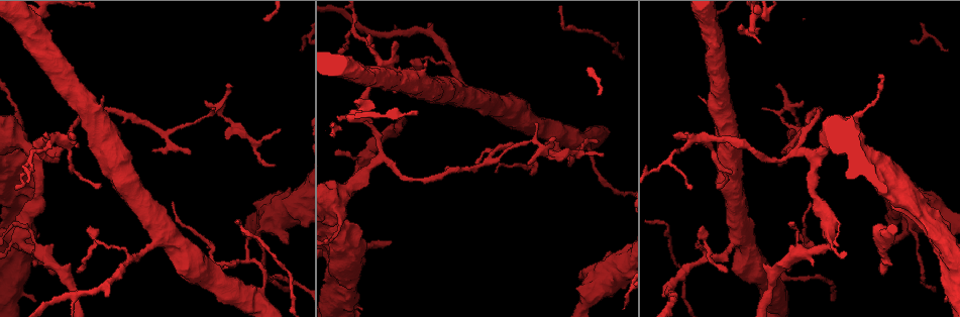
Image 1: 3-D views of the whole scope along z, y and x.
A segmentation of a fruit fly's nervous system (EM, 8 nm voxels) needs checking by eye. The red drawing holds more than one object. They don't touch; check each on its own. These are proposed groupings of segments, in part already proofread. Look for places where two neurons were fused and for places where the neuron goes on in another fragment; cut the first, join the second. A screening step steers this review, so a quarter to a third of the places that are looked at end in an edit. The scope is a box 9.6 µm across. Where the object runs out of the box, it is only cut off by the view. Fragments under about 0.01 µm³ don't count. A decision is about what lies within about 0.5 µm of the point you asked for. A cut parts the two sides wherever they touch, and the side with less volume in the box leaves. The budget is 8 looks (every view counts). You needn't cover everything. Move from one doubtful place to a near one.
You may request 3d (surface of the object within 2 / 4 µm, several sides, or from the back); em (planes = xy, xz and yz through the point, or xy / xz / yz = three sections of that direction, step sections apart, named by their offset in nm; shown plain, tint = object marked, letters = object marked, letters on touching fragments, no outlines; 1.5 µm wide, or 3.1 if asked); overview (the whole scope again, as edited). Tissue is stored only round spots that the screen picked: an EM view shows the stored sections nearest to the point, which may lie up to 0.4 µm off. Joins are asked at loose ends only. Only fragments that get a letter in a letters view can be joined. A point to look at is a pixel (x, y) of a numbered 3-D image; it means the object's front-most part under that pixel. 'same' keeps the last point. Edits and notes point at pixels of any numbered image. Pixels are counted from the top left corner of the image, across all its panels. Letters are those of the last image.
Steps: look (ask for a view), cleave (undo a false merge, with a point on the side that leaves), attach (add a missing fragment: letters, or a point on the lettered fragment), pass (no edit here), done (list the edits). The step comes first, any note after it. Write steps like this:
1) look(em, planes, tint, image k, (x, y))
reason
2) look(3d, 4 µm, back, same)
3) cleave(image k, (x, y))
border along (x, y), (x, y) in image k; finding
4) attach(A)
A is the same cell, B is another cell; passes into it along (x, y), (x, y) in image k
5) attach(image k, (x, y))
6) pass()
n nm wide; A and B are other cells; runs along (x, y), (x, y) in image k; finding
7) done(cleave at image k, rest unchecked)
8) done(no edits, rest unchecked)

look(3d, 4 µm, image 1, (570, 157))
tapers out

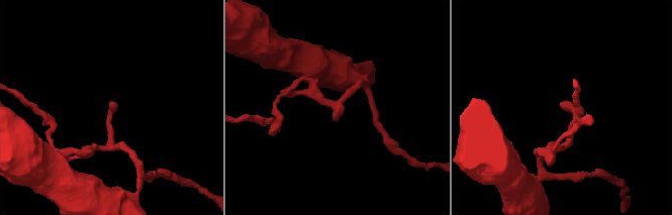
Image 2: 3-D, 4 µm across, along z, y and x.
look(em, planes, letters, image 2, (560, 105))
now the EM

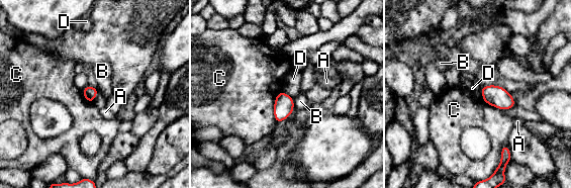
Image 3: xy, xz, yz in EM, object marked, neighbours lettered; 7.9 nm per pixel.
pass()
A, B, C and D are other cells; border along (480, 86), (483, 100) in image 3; none of them fits

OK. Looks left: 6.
look(3d, 4 µm, back, image 1, (391, 243))
an open end

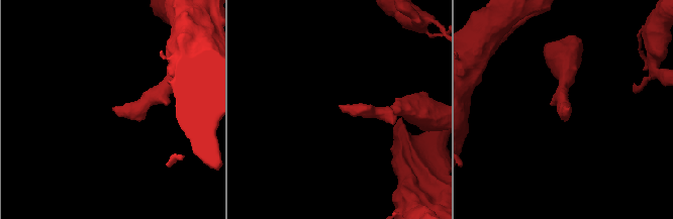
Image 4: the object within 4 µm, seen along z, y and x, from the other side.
look(em, xy, step 4, tint, image 4, (340, 107))

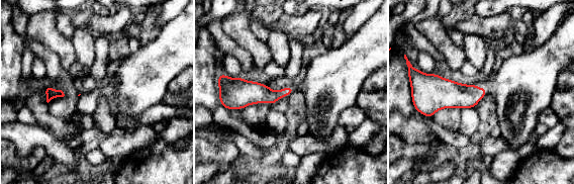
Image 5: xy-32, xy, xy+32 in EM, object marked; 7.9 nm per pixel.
look(em, planes, letters, same)

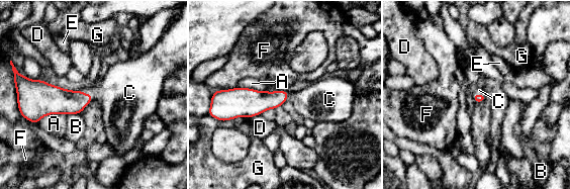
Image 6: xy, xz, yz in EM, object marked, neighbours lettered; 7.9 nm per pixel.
attach(C)
C is the same cell, A, B, D, E, F and G are other cells; passes into it along (59, 101), (89, 94), (120, 92) in image 6; the neuron continues

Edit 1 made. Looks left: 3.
look(em, planes, letters, image 1, (610, 297))

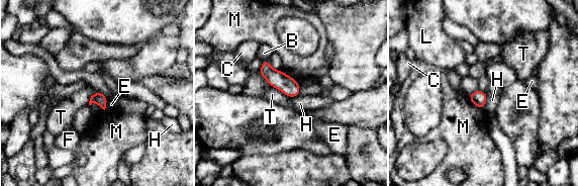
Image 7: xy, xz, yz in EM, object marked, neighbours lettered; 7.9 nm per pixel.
pass()
B, C, E, F, H, L, M and T are other cells; border along (271, 86), (290, 98) in image 7; no lettered fragment goes on from it

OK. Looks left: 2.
done(attach at image 6, rest unchecked)

